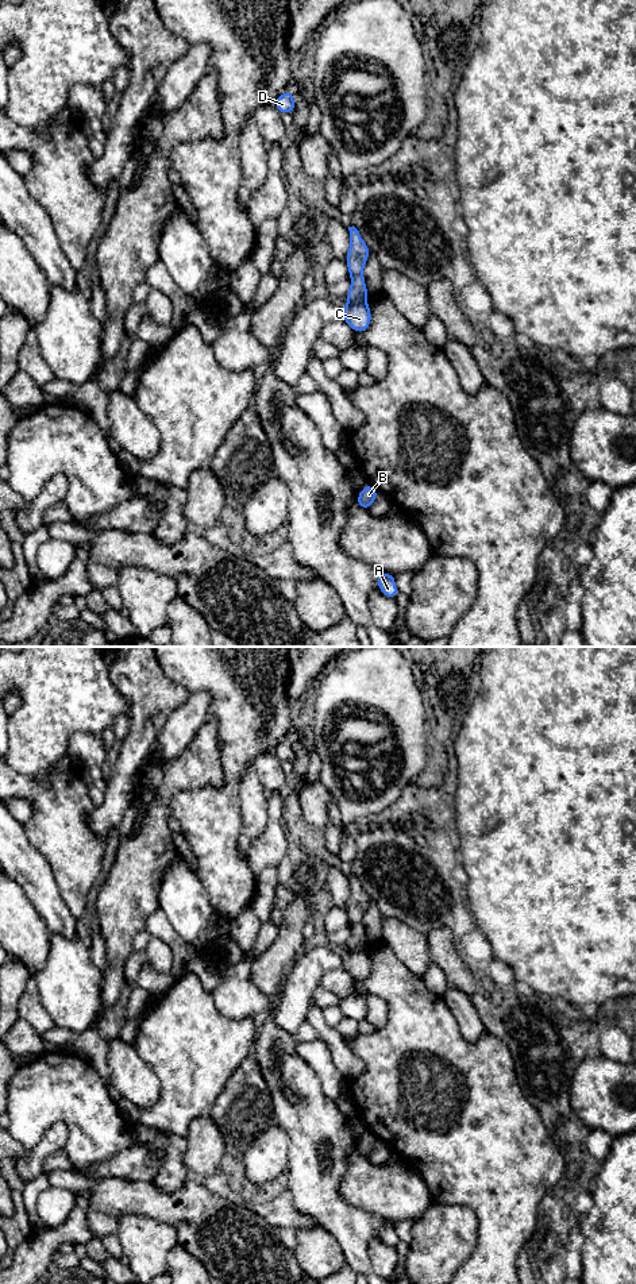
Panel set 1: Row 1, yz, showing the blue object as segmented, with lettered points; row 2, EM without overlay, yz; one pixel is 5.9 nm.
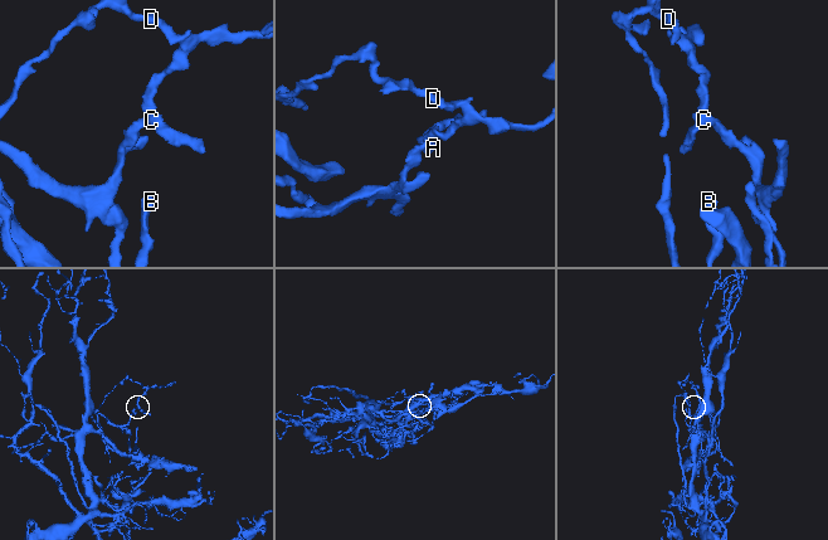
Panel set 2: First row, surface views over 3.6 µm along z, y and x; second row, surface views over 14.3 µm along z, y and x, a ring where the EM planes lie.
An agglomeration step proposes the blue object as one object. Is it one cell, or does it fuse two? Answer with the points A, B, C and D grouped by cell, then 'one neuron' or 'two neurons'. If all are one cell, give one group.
A B C / D; two neurons

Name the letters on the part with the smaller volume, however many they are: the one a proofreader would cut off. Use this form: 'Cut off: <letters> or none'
Cut off: D

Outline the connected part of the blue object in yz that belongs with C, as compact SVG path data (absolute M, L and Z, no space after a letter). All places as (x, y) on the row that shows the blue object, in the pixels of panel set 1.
M348 302L342 308L342 320L346 321L356 335L358 332L363 333L370 328L371 324L371 309L365 304L352 304Z

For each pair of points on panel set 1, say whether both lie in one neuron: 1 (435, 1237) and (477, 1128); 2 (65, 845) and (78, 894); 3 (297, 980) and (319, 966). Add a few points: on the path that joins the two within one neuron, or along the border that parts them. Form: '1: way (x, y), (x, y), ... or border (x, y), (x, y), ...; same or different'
1: border (434, 1199), (442, 1203), (465, 1205), (477, 1217); different
2: way (74, 858), (74, 882); same
3: way (303, 976), (313, 966); same

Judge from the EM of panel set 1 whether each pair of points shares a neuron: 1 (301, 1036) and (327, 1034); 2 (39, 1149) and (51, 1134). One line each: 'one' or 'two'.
1: two
2: one

